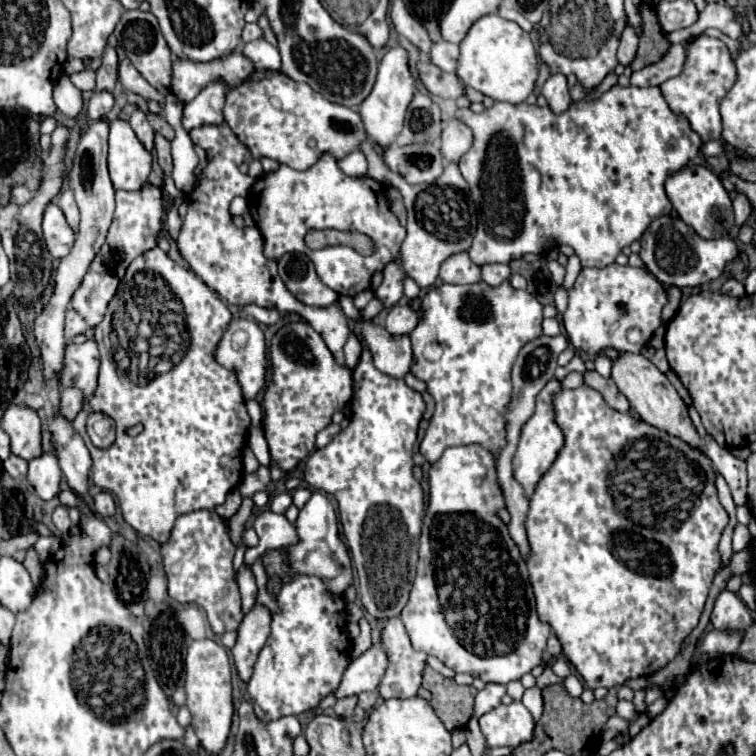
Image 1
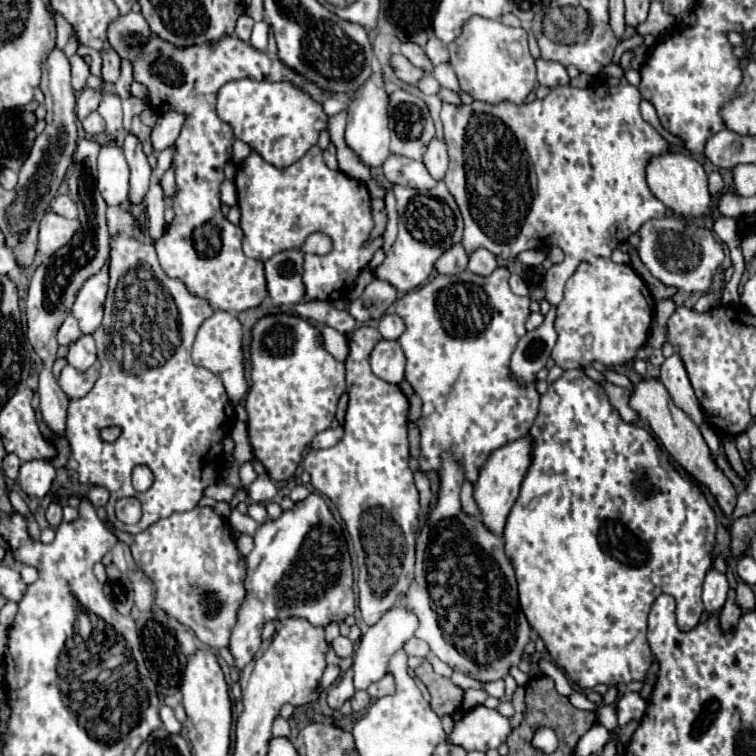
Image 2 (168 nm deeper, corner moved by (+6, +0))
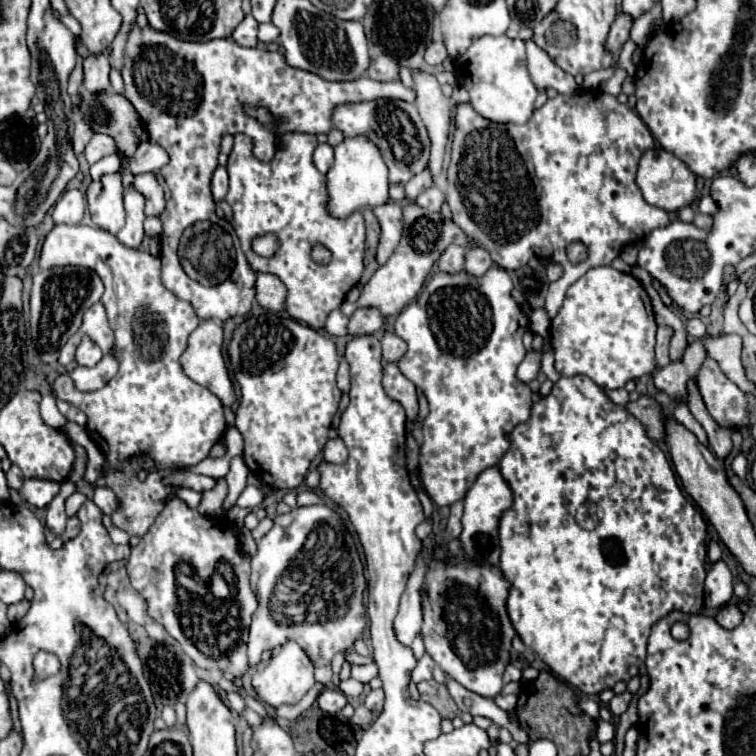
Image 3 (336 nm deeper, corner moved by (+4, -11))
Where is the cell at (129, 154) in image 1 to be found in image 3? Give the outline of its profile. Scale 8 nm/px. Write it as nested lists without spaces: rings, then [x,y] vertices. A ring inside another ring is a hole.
[[[120,173],[102,175],[100,181],[90,183],[86,195],[88,195],[88,209],[92,221],[100,229],[106,229],[112,235],[116,235],[126,219],[122,175]]]

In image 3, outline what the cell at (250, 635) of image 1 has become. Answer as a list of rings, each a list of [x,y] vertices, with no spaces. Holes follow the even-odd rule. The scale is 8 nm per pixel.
[[[308,505],[308,507],[296,507],[288,515],[278,515],[274,519],[274,527],[258,541],[258,551],[252,557],[252,577],[250,577],[252,591],[254,591],[256,599],[258,599],[258,609],[256,609],[254,617],[252,617],[250,639],[248,639],[248,665],[250,665],[250,669],[260,663],[262,653],[266,649],[274,649],[276,645],[282,645],[288,639],[294,639],[296,643],[300,643],[300,647],[308,653],[310,661],[314,663],[314,667],[320,667],[320,665],[328,665],[338,651],[346,651],[358,637],[362,637],[362,631],[364,631],[364,625],[366,625],[366,609],[364,609],[364,587],[366,587],[366,579],[364,579],[364,569],[362,569],[362,563],[360,563],[360,557],[358,557],[354,539],[348,533],[348,545],[346,545],[340,539],[342,533],[344,533],[344,525],[340,523],[340,515],[334,509],[330,509],[326,505]]]

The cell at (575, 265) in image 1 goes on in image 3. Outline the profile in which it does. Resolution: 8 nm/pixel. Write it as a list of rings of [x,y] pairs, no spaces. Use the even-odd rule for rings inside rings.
[[[528,351],[524,361],[518,365],[518,379],[522,383],[530,383],[532,379],[536,379],[536,375],[540,373],[540,365],[542,365],[542,351]]]

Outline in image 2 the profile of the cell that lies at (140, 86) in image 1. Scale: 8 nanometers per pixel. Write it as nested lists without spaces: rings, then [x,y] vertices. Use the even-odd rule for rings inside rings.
[[[112,48],[102,52],[102,82],[116,82],[120,76],[120,56]]]

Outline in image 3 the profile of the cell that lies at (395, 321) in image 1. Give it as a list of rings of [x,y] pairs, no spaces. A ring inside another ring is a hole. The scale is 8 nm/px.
[[[384,333],[380,343],[382,343],[384,361],[398,361],[406,353],[406,343],[396,333]]]

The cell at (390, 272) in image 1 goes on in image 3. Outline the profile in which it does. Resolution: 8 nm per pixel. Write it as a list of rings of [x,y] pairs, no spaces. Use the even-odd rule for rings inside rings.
[[[366,307],[366,309],[356,309],[356,313],[350,317],[348,323],[348,333],[358,337],[358,335],[372,335],[374,331],[382,329],[384,319],[382,313],[374,307]]]

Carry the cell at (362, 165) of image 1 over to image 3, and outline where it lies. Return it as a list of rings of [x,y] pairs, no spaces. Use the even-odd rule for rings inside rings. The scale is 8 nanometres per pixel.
[[[322,143],[314,151],[314,165],[320,173],[330,171],[330,163],[334,163],[334,149],[328,143]]]

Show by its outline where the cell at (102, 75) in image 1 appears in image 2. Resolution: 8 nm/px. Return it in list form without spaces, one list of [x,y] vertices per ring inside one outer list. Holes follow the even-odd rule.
[[[84,88],[76,102],[76,118],[84,120],[90,112],[94,112],[98,108],[98,102],[100,102],[100,94],[92,88]]]

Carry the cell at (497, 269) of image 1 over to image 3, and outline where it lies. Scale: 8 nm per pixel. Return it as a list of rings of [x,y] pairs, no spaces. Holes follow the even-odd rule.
[[[468,249],[466,251],[466,265],[464,265],[464,271],[478,277],[478,275],[484,275],[490,267],[494,265],[494,261],[490,259],[490,253],[486,249]]]

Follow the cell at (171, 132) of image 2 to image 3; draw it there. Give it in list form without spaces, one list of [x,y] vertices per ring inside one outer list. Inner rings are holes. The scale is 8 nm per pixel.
[[[144,141],[138,145],[138,149],[130,161],[130,169],[134,175],[148,173],[148,171],[160,171],[168,161],[170,161],[170,157],[166,155],[164,147],[158,147],[158,143]]]

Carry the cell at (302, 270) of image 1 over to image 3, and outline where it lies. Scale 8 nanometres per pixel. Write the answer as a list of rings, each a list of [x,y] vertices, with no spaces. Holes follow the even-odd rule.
[[[258,273],[256,279],[256,301],[270,311],[282,311],[286,307],[286,287],[276,275]]]

